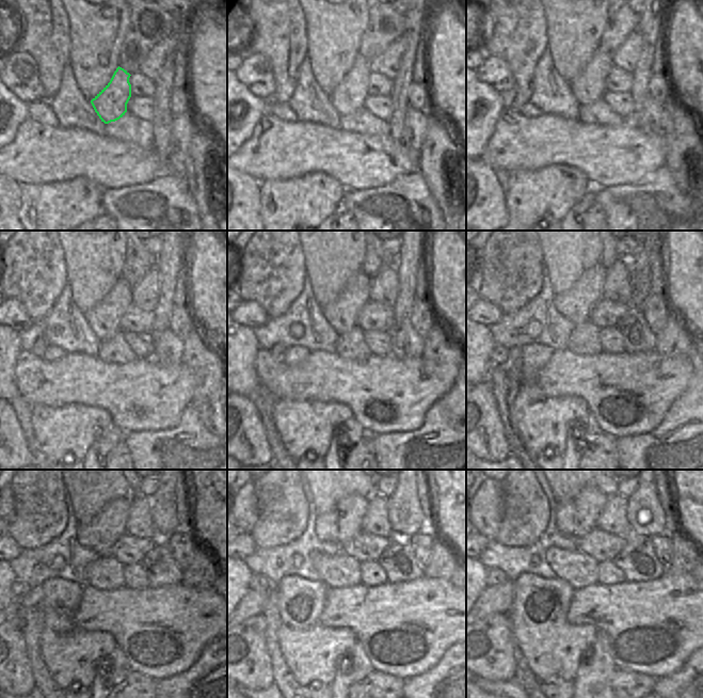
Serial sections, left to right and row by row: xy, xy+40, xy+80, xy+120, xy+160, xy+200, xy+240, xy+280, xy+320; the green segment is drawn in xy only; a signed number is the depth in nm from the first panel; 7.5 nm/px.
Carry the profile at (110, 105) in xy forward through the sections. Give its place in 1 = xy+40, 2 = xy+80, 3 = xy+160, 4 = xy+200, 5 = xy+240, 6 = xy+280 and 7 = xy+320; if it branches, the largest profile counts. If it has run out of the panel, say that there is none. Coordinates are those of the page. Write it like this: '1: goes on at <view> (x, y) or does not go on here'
1: goes on at xy+40 (349, 96)
2: goes on at xy+80 (588, 88)
3: goes on at xy+160 (341, 315)
4: goes on at xy+200 (575, 304)
5: goes on at xy+240 (100, 535)
6: goes on at xy+280 (339, 526)
7: goes on at xy+320 (577, 518)

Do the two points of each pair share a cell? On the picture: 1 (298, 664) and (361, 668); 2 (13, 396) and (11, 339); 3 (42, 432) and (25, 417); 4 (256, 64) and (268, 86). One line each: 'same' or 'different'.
1: different
2: same
3: different
4: same

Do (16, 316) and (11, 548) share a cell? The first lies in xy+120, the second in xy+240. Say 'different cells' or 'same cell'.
same cell

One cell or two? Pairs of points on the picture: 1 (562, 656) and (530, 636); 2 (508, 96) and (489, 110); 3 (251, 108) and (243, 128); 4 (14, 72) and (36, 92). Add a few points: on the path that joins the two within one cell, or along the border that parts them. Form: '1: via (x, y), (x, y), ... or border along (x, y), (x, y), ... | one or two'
1: via (555, 649), (542, 636), (538, 636) | one
2: border along (499, 94), (505, 108) | two
3: via (248, 113), (243, 119), (243, 123) | one
4: via (19, 76), (31, 88) | one

